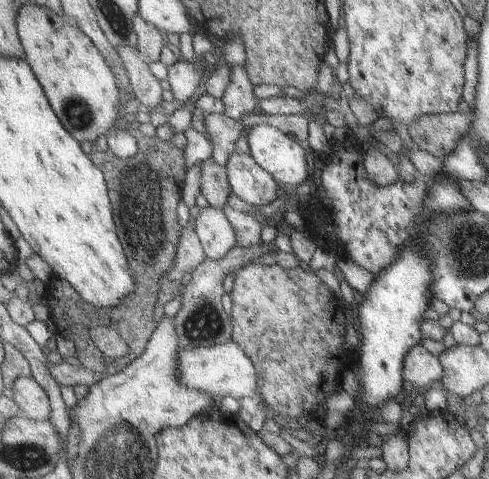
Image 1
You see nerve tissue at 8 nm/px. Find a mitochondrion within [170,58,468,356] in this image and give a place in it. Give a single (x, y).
(208, 325)

